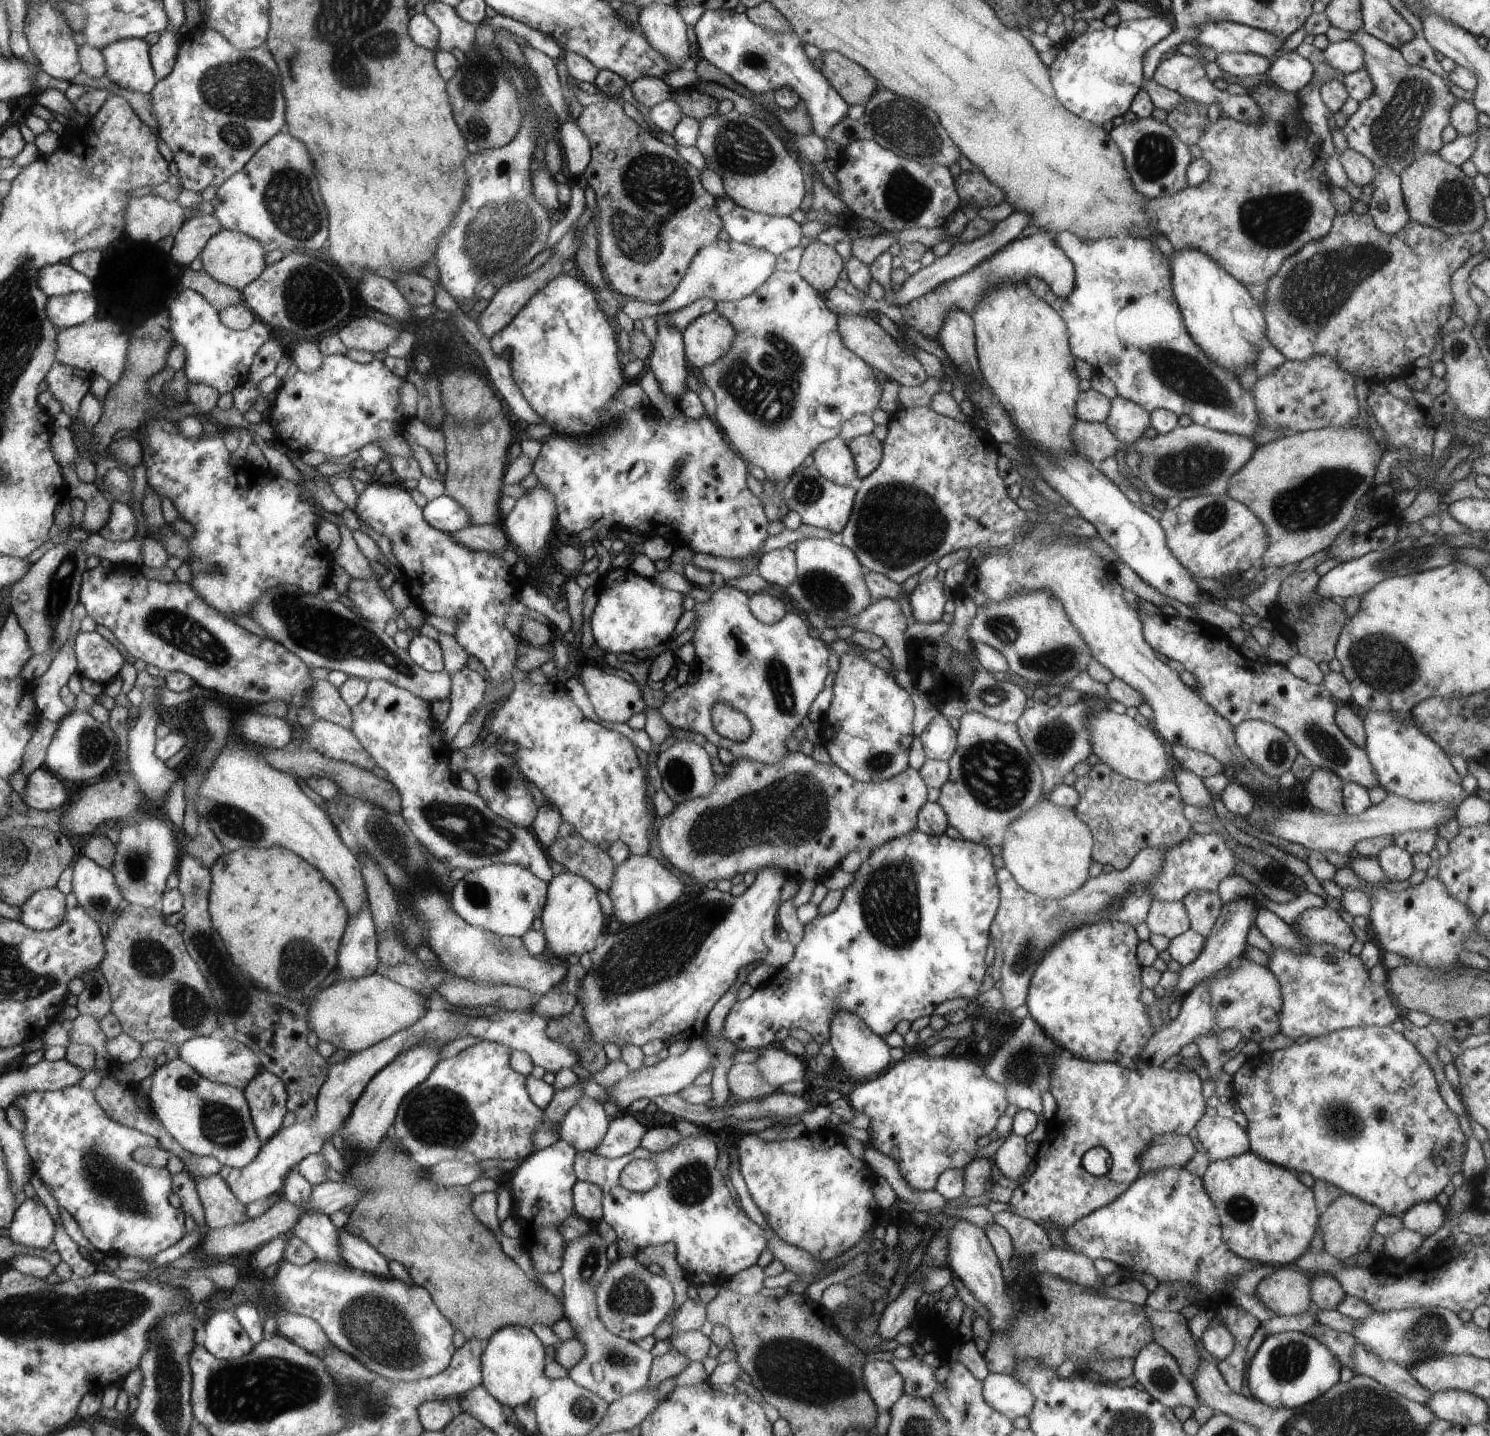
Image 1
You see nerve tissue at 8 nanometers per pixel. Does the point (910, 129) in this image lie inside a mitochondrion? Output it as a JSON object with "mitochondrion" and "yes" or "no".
{"mitochondrion":"yes"}

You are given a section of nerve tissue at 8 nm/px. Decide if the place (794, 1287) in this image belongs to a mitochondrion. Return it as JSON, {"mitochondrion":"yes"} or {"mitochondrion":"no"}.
{"mitochondrion":"no"}

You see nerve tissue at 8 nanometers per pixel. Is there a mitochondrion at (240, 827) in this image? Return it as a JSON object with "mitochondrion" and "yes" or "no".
{"mitochondrion":"yes"}

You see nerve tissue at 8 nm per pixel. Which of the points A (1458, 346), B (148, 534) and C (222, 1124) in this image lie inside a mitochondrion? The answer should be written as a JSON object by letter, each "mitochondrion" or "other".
{"A":"mitochondrion","B":"other","C":"mitochondrion"}

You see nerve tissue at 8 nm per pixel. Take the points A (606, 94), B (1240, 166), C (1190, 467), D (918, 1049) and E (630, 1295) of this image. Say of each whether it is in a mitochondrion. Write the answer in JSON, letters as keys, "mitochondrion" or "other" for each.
{"A":"other","B":"other","C":"mitochondrion","D":"other","E":"mitochondrion"}

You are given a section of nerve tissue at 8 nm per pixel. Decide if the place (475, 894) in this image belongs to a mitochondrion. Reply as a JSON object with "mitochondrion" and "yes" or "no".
{"mitochondrion":"yes"}

